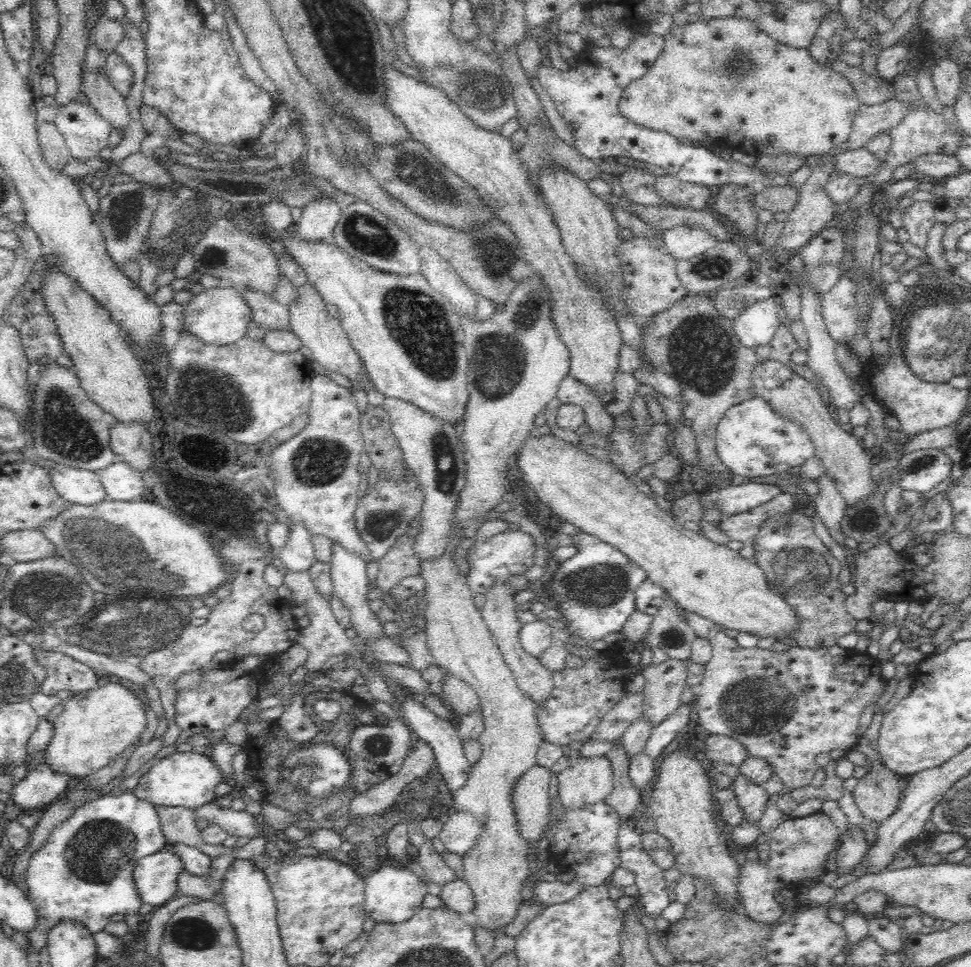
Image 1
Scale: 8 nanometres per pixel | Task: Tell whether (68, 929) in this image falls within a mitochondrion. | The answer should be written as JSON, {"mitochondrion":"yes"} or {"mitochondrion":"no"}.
{"mitochondrion":"no"}

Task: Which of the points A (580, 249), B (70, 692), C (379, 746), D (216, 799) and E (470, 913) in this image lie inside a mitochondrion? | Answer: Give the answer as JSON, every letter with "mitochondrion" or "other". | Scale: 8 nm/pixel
{"A":"other","B":"other","C":"mitochondrion","D":"other","E":"other"}

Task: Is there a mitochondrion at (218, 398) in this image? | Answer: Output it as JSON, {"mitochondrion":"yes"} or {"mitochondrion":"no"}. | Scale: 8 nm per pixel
{"mitochondrion":"yes"}

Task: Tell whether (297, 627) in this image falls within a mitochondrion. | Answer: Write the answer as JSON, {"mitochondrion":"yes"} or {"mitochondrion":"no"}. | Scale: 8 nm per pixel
{"mitochondrion":"no"}

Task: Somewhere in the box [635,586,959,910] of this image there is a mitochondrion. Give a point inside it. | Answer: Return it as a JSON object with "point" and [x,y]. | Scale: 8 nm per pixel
{"point":[758,709]}

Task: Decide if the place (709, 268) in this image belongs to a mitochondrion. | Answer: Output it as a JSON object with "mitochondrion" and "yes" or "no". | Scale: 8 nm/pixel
{"mitochondrion":"yes"}

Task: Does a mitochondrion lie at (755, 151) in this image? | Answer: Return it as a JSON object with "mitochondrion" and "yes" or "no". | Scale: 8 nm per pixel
{"mitochondrion":"no"}

